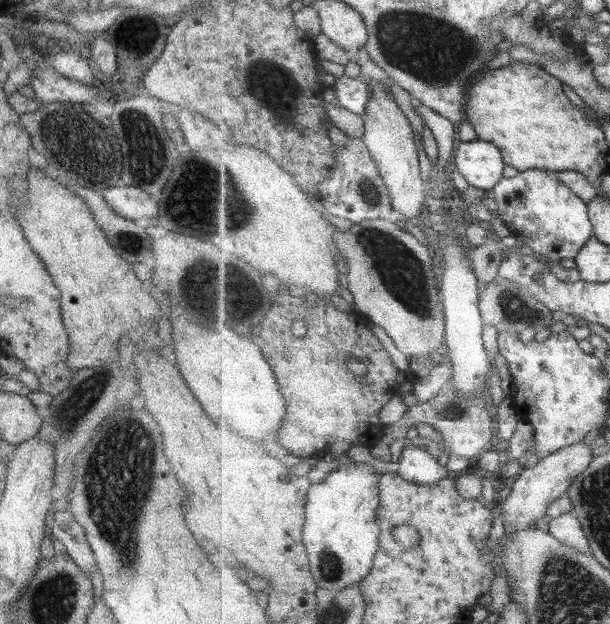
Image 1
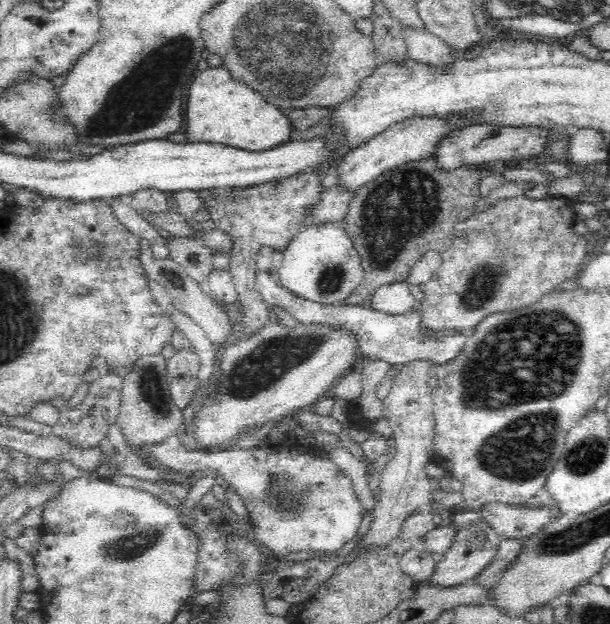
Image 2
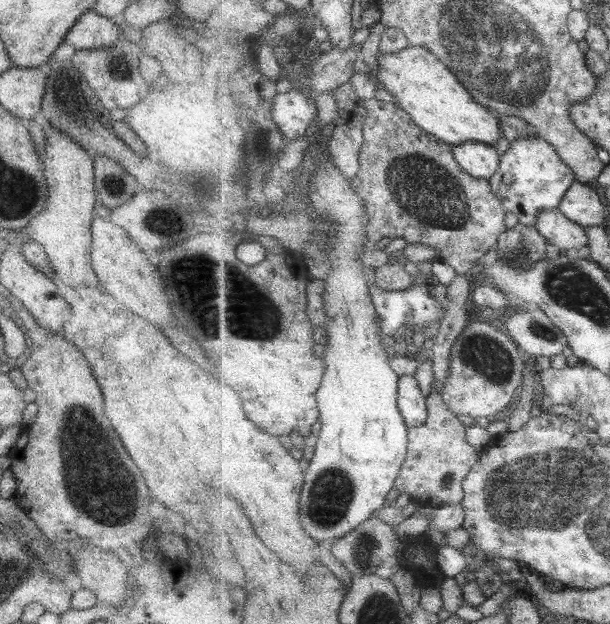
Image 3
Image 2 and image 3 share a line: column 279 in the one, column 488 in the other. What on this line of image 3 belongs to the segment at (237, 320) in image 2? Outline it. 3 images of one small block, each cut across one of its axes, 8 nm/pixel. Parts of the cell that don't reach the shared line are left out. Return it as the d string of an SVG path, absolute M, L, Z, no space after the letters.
M375 97L367 99L364 106L369 116L364 122L365 142L360 152L361 170L353 179L357 196L365 202L369 214L367 236L377 242L383 238L402 238L409 244L427 244L439 252L439 260L450 264L458 274L464 275L481 263L483 256L498 246L505 228L503 202L493 191L492 182L485 178L475 178L461 168L454 154L454 145L423 130L413 117L396 103L381 102Z

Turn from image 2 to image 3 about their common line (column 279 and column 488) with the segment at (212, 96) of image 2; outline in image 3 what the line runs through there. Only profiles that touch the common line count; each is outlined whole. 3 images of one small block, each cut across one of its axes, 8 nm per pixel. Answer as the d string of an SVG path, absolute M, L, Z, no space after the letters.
M409 46L391 54L378 53L377 57L372 65L372 82L383 86L423 130L455 147L469 141L494 145L503 138L497 115L476 102L464 83L430 50Z

